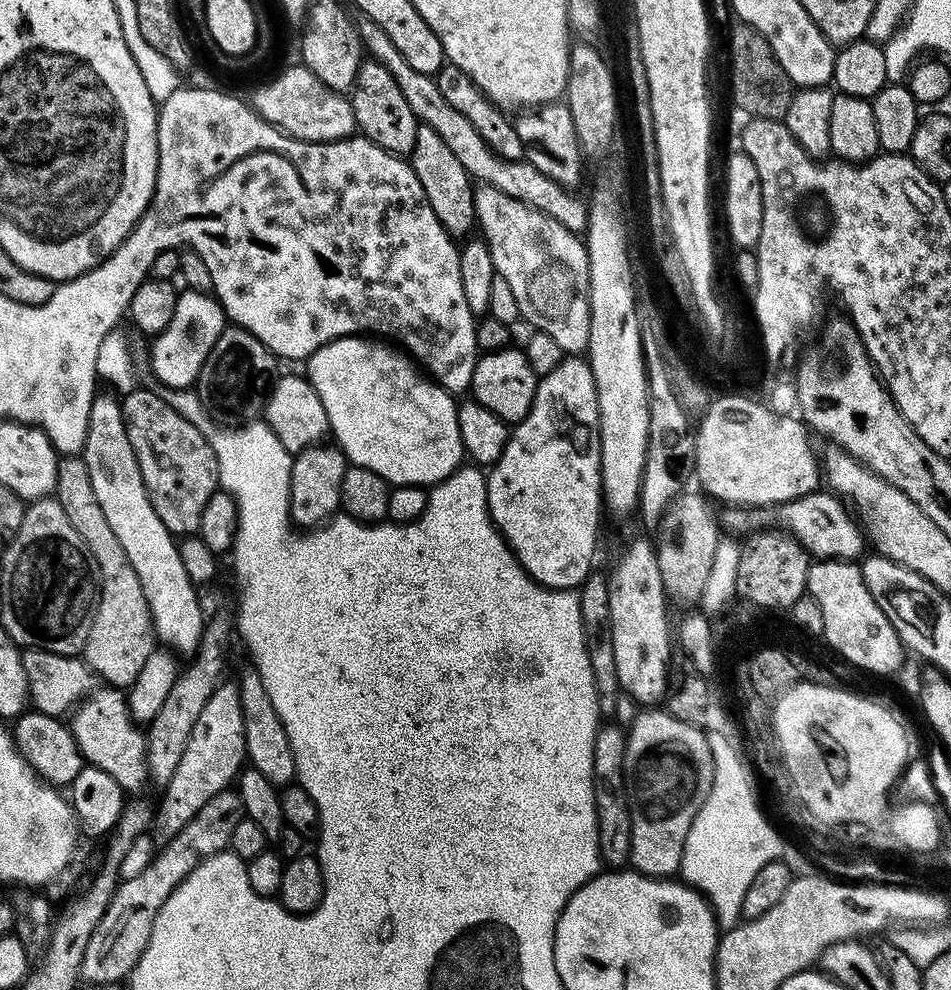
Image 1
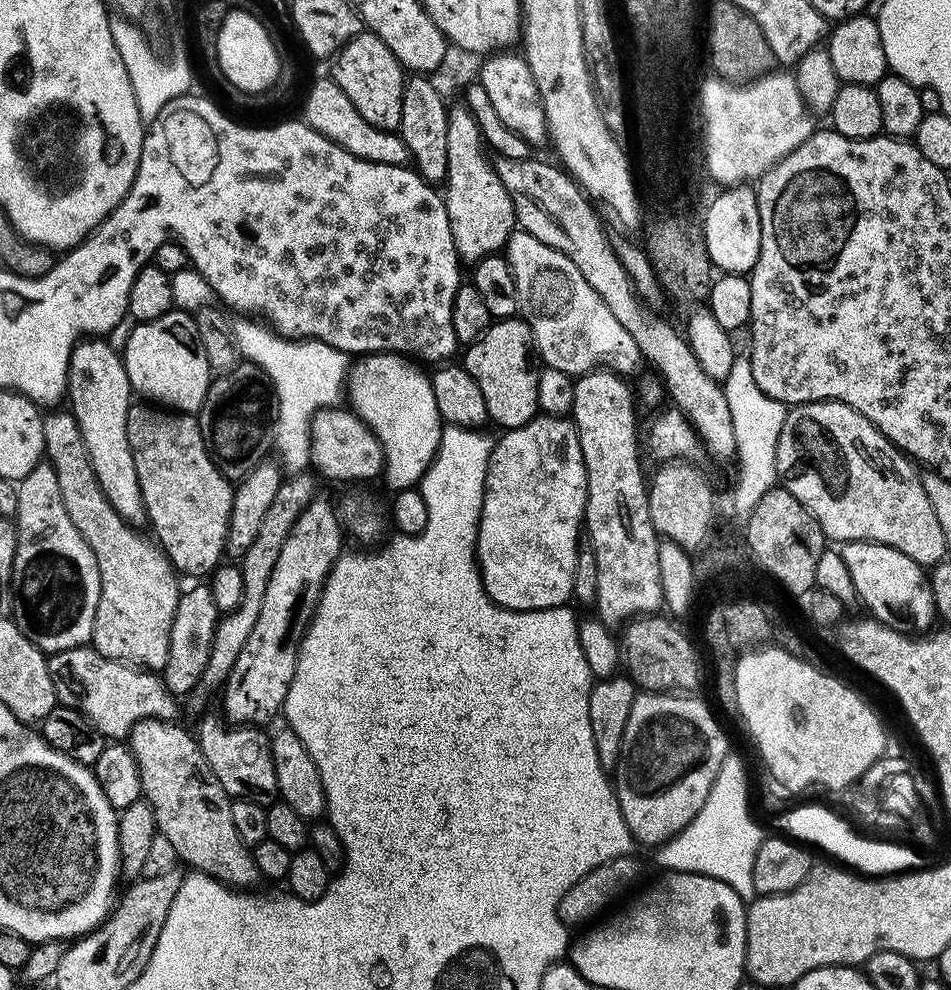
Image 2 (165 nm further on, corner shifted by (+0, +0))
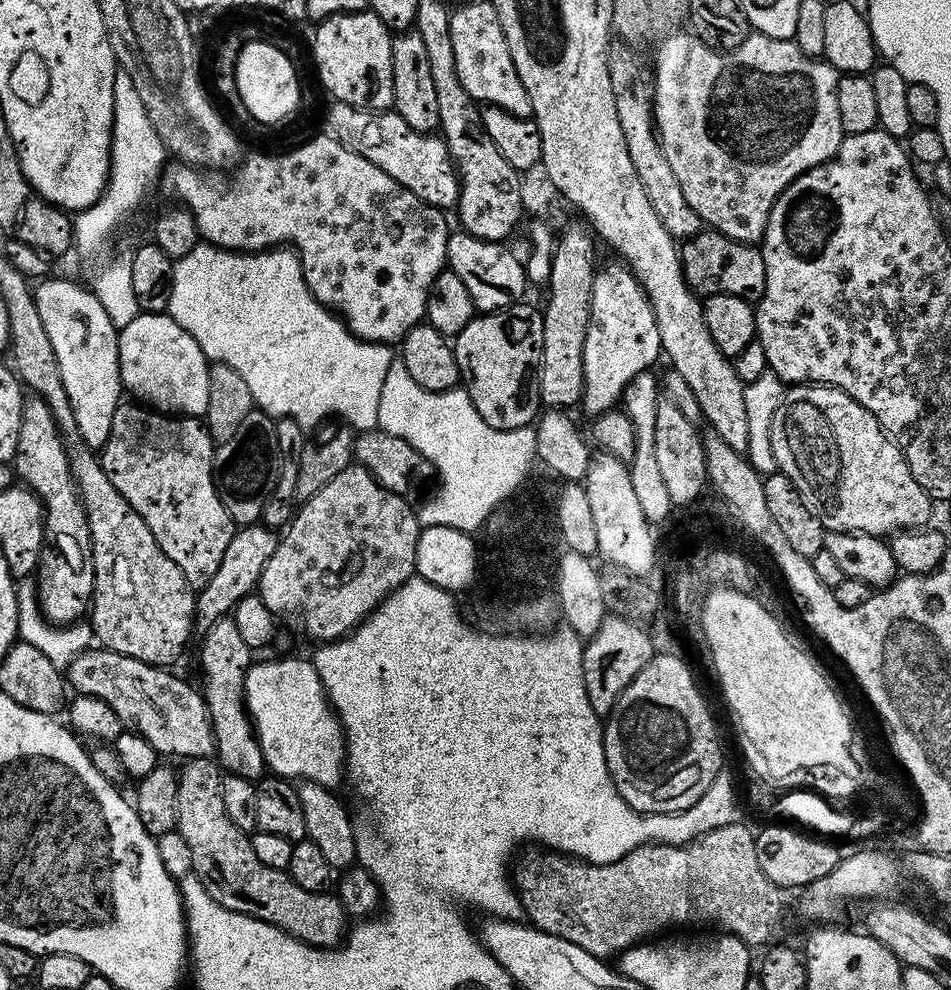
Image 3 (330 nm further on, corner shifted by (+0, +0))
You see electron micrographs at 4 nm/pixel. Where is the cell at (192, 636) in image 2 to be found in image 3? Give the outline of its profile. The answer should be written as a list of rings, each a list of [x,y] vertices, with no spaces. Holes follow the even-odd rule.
[[[263,522],[245,524],[233,531],[230,546],[226,546],[226,554],[222,554],[222,562],[214,578],[210,578],[210,582],[206,582],[206,586],[196,592],[194,628],[197,633],[203,634],[210,630],[210,626],[214,626],[221,616],[231,613],[242,597],[251,596],[257,591],[262,570],[266,562],[270,562],[270,554],[274,554],[277,539],[277,533]]]

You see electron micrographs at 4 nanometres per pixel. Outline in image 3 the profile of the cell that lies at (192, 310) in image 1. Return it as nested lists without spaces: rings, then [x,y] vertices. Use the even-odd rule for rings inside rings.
[[[140,313],[118,332],[118,338],[121,385],[136,395],[133,397],[154,405],[157,411],[203,417],[206,412],[207,399],[210,398],[210,362],[194,338],[190,337],[182,326],[174,322],[172,316],[167,313]]]

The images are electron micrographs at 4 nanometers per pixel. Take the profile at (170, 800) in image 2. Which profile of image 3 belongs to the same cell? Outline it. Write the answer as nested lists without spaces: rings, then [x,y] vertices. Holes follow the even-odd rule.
[[[193,756],[179,765],[178,775],[180,785],[176,802],[176,831],[186,838],[190,846],[190,858],[192,859],[192,870],[195,876],[202,882],[206,894],[214,898],[226,910],[234,910],[238,914],[246,914],[255,920],[266,922],[278,930],[282,930],[287,936],[301,940],[304,944],[312,944],[316,948],[331,948],[341,943],[346,932],[346,913],[344,907],[331,891],[311,892],[302,890],[298,882],[288,877],[285,870],[274,870],[265,866],[260,859],[254,855],[249,833],[238,830],[234,822],[226,815],[226,806],[222,806],[222,786],[220,778],[221,769],[215,759],[206,756]]]

